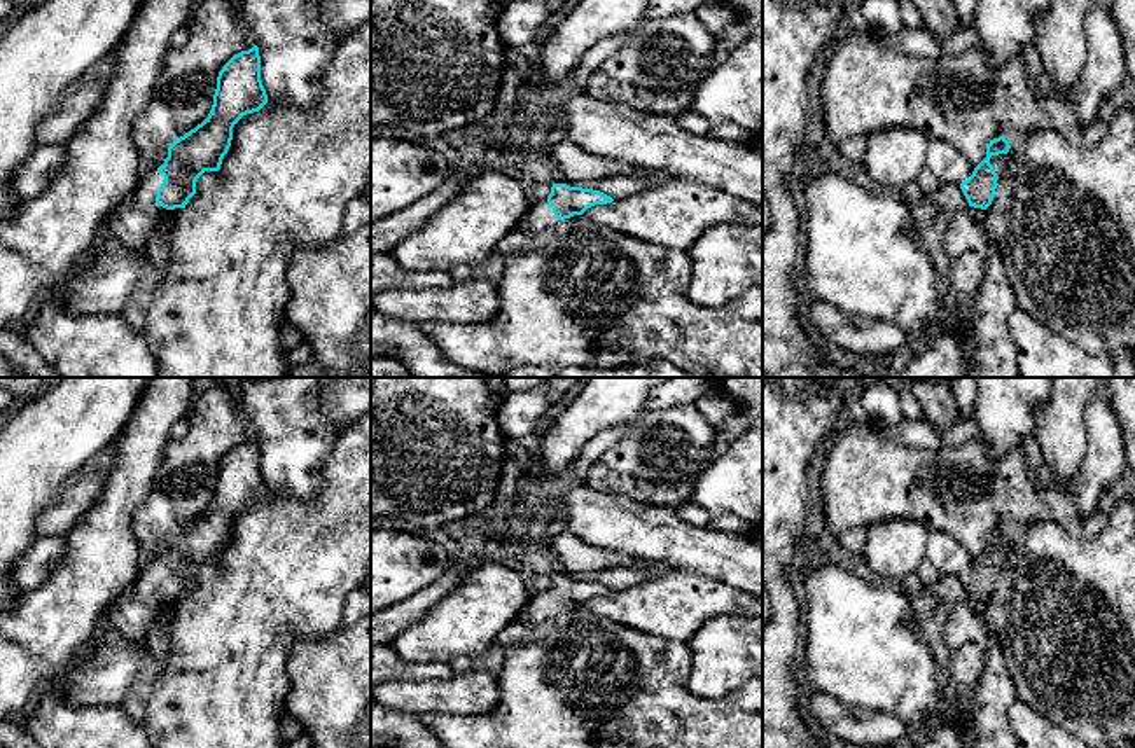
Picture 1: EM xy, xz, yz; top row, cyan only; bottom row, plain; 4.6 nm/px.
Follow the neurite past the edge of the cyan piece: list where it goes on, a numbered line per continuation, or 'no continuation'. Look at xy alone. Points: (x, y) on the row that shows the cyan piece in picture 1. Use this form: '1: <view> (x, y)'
1: xy (133, 224)

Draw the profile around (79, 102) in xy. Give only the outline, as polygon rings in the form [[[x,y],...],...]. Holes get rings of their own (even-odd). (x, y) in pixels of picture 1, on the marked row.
[[[110,52],[73,80],[38,126],[37,145],[66,143],[98,110],[115,70]]]

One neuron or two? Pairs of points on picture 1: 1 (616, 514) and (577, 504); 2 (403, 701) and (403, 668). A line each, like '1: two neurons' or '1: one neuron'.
1: one neuron
2: two neurons

